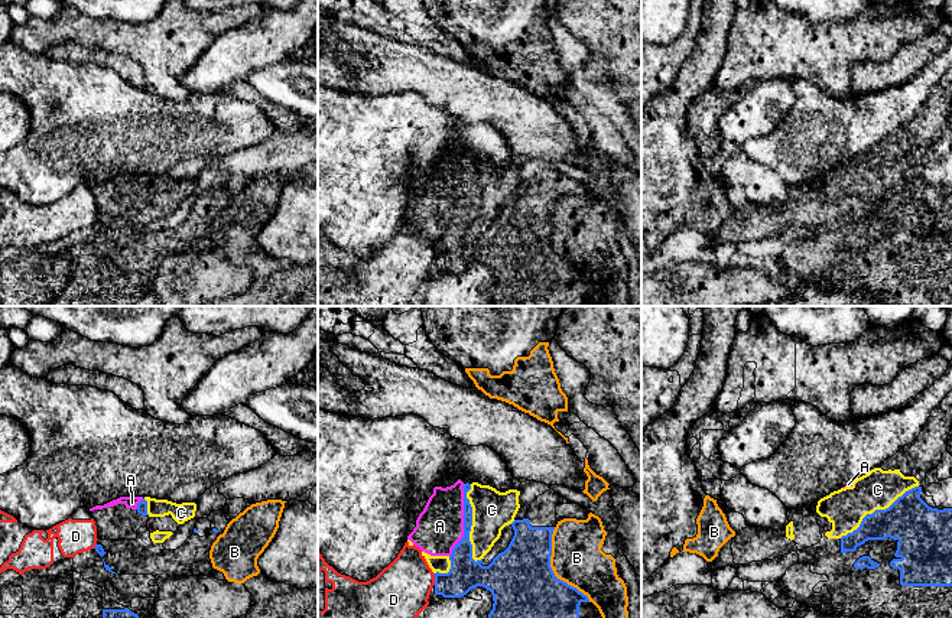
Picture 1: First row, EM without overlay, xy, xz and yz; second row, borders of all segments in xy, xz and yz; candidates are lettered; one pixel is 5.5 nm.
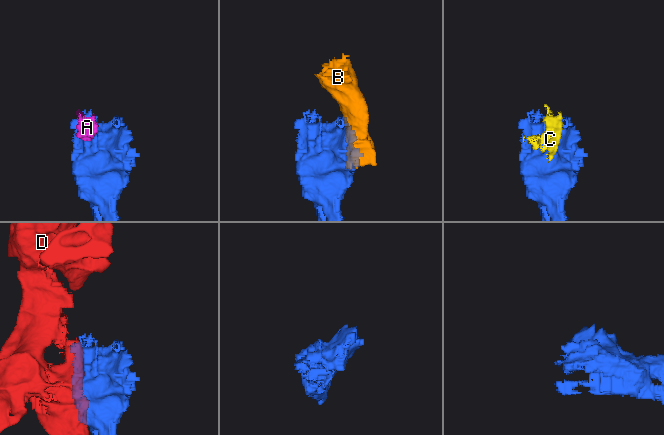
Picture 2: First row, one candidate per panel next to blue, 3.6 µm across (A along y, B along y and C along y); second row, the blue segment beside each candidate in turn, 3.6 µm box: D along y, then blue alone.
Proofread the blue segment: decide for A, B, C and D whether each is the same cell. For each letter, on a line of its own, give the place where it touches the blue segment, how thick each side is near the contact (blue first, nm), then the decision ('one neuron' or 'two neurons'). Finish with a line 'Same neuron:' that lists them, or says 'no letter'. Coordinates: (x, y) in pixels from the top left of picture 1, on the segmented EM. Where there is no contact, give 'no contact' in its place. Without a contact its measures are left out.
A: meets blue in xz at (464, 520); 140 nm thick on the blue side, 260 nm on the other; two neurons
B: meets blue in xz at (551, 569); 360 nm thick on the blue side, 280 nm on the other; two neurons
C: meets blue in xz at (471, 523); 140 nm thick on the blue side, 220 nm on the other; two neurons
D: meets blue in xz at (435, 579); 180 nm thick on the blue side, 300 nm on the other; two neurons
Same neuron: no letter

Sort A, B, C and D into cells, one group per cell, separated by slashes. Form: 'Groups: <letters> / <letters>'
Groups: A C / B / D

